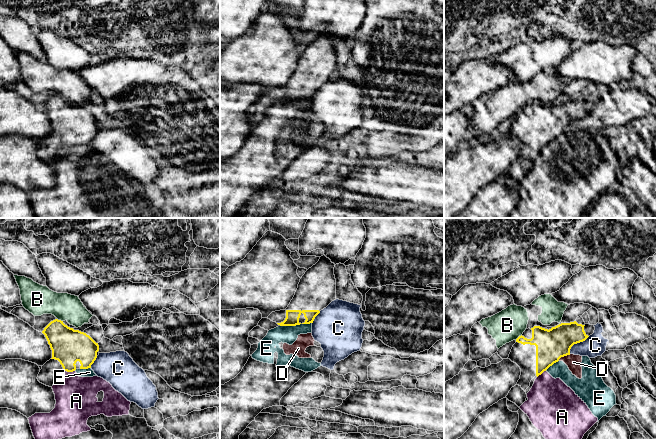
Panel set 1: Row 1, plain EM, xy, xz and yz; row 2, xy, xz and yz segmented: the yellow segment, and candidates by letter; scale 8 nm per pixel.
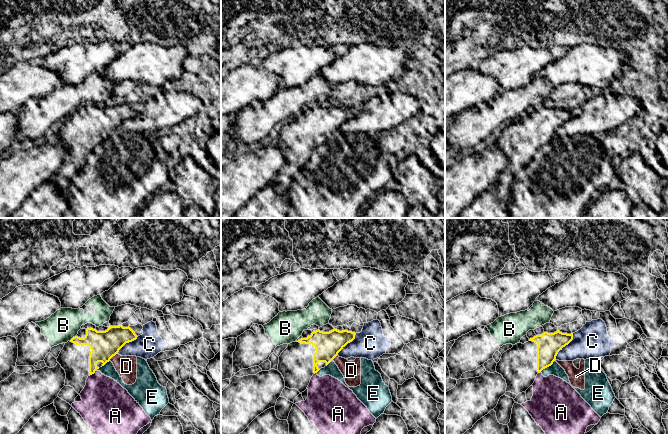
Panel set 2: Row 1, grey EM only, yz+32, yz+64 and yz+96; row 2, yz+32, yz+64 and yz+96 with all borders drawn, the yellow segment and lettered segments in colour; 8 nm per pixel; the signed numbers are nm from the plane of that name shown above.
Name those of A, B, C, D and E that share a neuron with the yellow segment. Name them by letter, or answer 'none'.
none

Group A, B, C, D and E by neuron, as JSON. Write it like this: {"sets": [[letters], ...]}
{"sets": [["A", "D", "E"], ["B"], ["C"]]}

